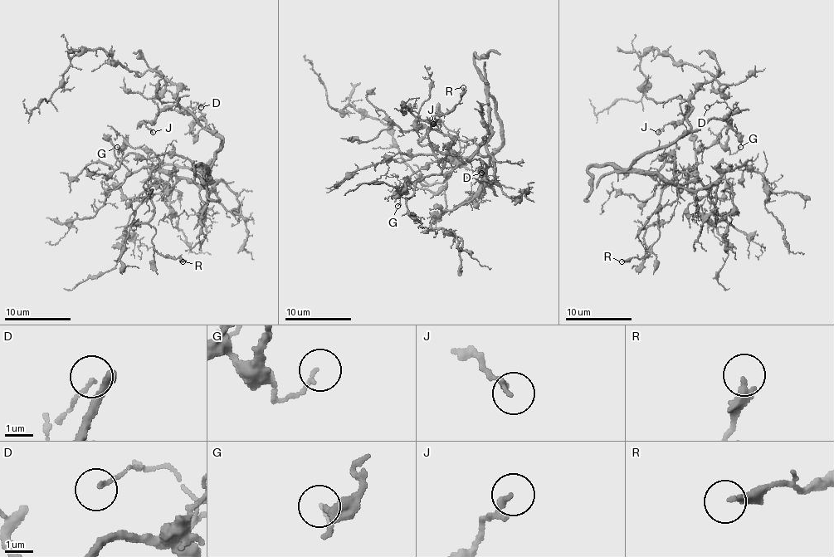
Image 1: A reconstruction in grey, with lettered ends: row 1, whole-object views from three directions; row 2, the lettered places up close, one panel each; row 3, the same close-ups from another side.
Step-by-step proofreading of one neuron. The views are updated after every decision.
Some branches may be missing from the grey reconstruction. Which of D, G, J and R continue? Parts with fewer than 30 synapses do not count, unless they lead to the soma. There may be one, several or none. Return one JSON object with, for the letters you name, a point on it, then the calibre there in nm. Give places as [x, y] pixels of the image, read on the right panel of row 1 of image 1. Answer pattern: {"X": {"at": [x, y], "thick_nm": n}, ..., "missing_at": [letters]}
{"missing_at": []}

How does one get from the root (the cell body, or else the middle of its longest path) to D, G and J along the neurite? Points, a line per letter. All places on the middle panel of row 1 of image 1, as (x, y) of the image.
D: (498, 147), (481, 184), (473, 196), (471, 184), (481, 173)
G: (498, 147), (501, 124), (490, 97), (488, 139), (463, 162), (433, 162), (416, 171), (404, 184), (397, 206)
J: (498, 147), (488, 155), (441, 155), (431, 147), (419, 144), (433, 124)

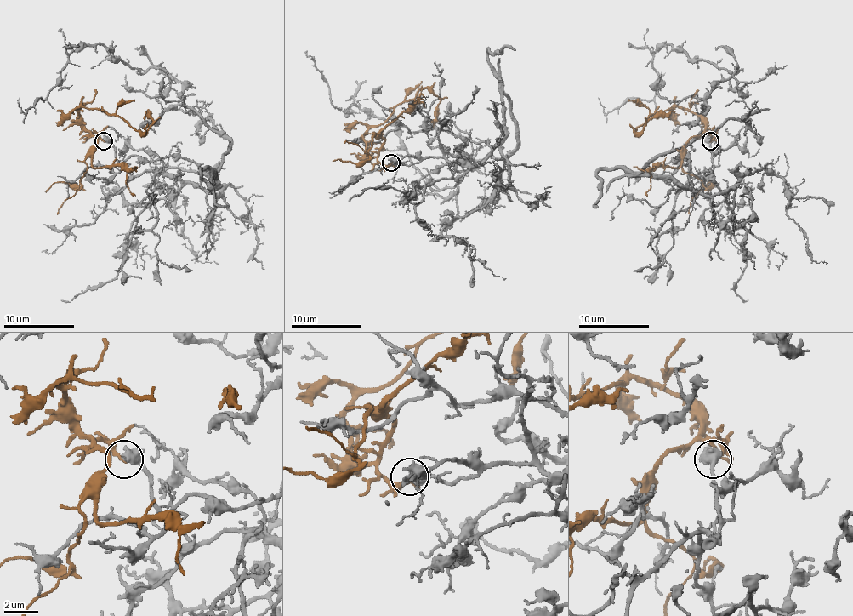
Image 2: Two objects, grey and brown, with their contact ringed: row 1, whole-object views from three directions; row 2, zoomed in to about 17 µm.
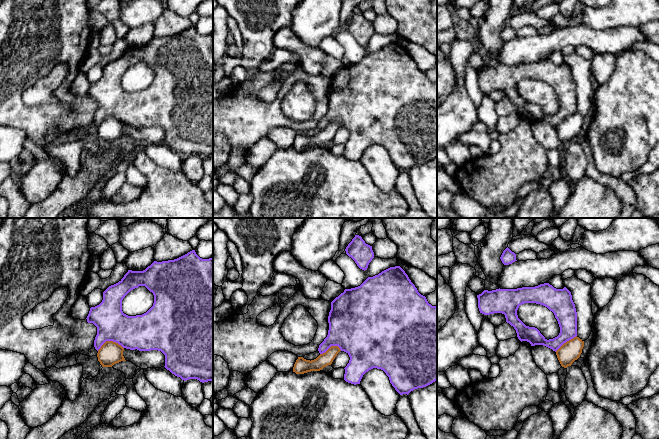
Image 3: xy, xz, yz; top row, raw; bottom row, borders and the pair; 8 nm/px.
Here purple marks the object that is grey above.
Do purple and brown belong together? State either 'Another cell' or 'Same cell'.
Another cell

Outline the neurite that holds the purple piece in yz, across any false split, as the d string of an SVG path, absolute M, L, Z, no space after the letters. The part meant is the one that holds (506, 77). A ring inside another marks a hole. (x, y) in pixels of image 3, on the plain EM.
M544 59L535 63L522 63L517 65L499 64L492 67L484 66L481 70L477 71L477 74L480 89L484 91L494 89L504 90L506 98L516 106L518 115L521 118L529 118L531 122L543 121L556 128L564 119L577 112L577 88L571 68L566 63L563 65L556 65L549 59ZM524 79L540 80L552 87L560 103L559 111L553 115L547 116L537 104L526 102L517 91L519 82Z

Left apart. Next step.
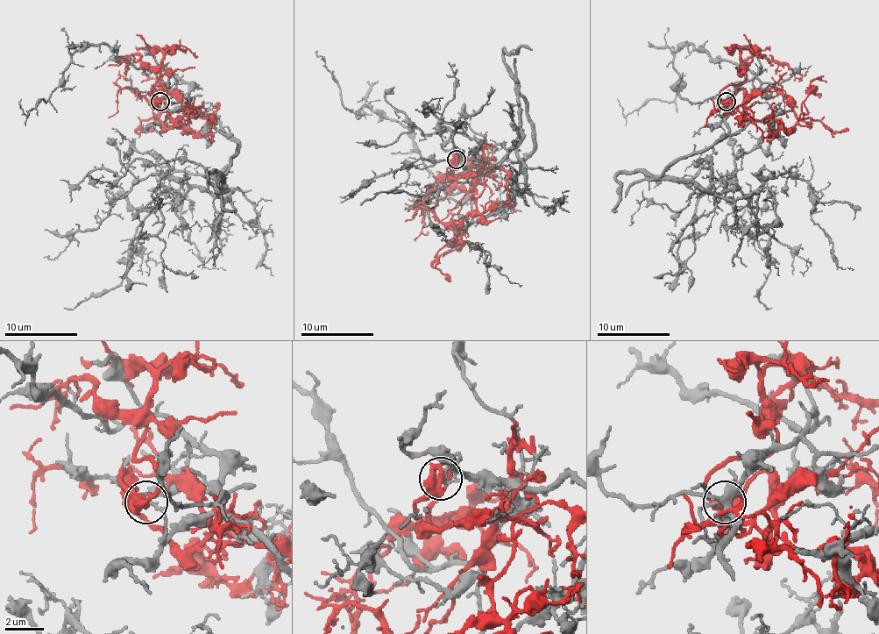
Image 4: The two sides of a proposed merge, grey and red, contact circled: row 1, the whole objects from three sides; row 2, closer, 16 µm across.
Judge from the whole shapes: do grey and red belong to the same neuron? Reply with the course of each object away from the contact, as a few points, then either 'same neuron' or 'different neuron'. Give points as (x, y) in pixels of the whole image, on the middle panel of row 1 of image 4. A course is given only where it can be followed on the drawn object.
grey runs (457, 159), (462, 150), (480, 162), (524, 157), (533, 126), (521, 96), (524, 189), (457, 237), (522, 285); red runs (457, 159), (448, 175), (460, 179), (478, 172), (484, 189), (455, 233), (462, 241), (436, 259); different neuron

